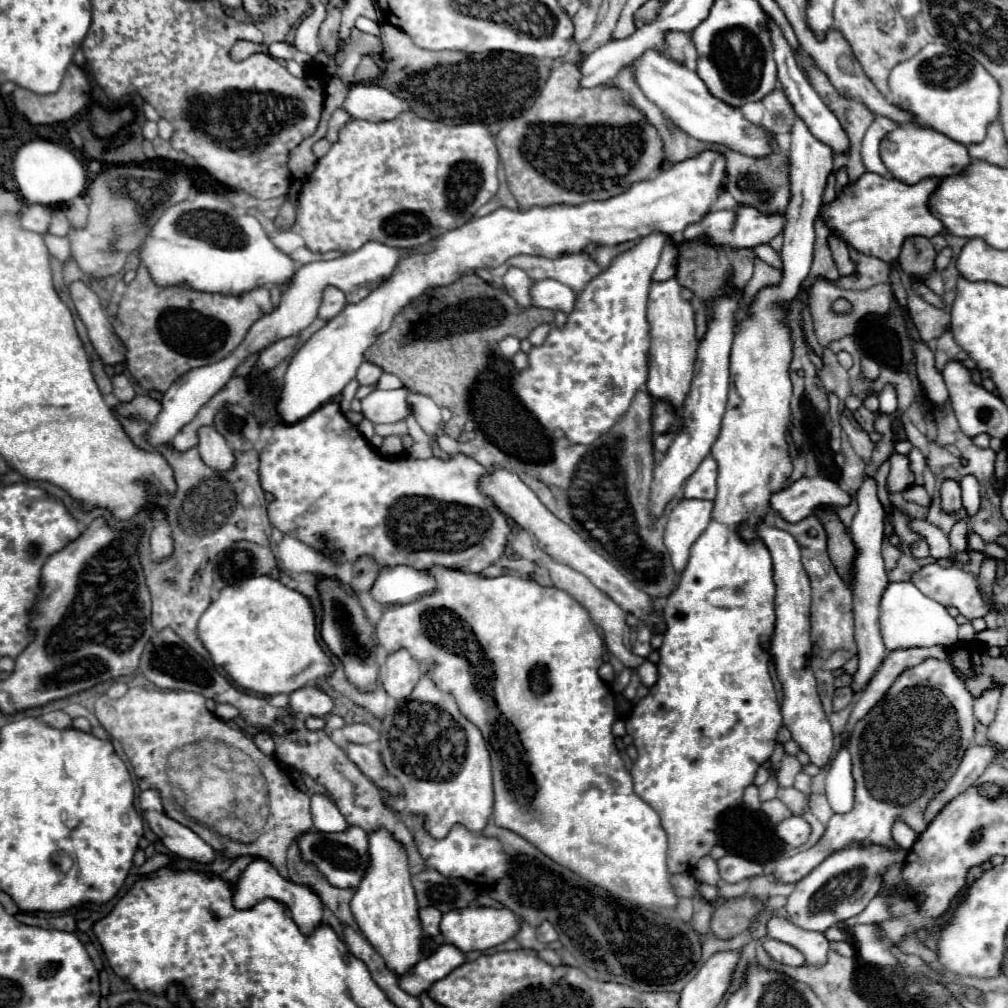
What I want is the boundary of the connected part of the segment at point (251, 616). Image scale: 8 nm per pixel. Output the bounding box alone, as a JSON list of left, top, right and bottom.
[197,576,335,694]

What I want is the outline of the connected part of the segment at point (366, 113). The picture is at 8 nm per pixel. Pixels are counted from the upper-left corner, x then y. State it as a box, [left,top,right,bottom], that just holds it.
[343,84,411,122]

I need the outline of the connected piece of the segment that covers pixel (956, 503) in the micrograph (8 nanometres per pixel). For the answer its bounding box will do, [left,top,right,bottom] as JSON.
[939,478,963,514]

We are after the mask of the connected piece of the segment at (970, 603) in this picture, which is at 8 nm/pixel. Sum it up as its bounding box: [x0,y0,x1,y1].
[911,562,987,620]

